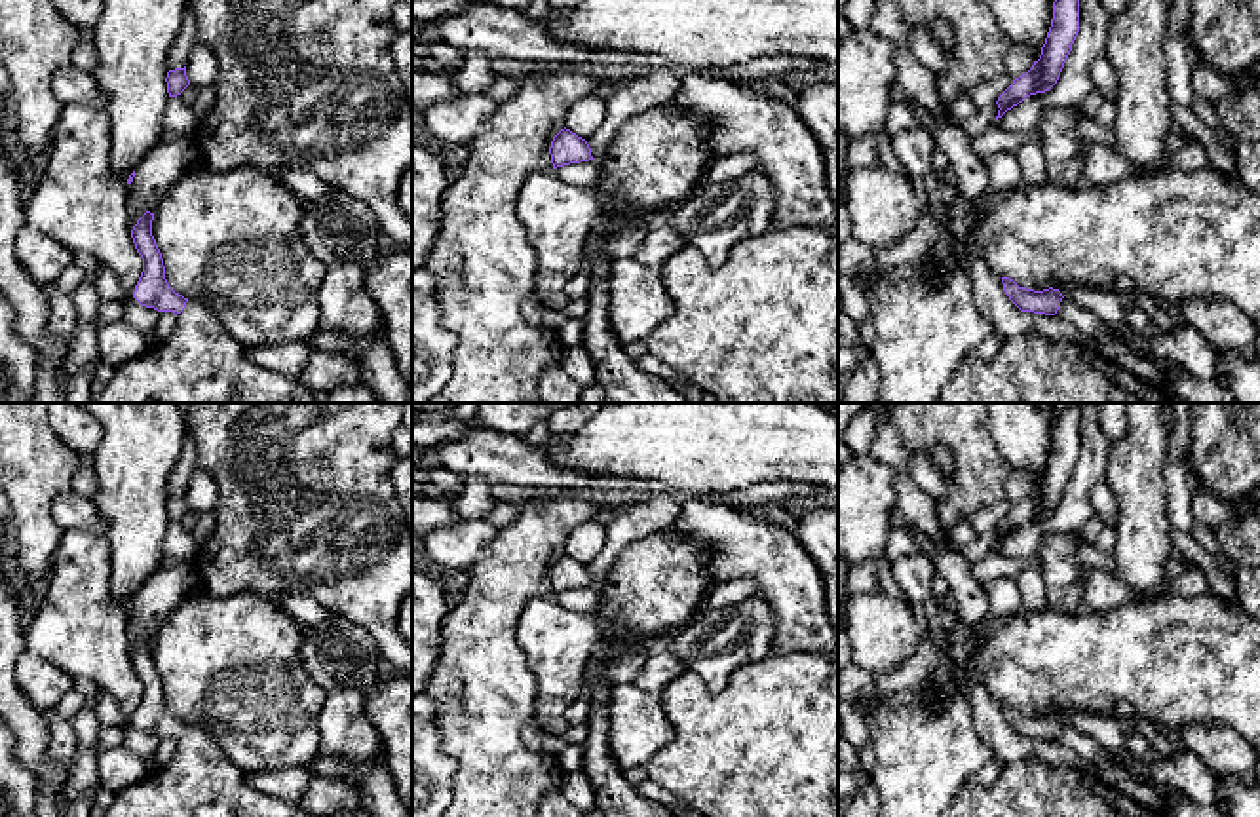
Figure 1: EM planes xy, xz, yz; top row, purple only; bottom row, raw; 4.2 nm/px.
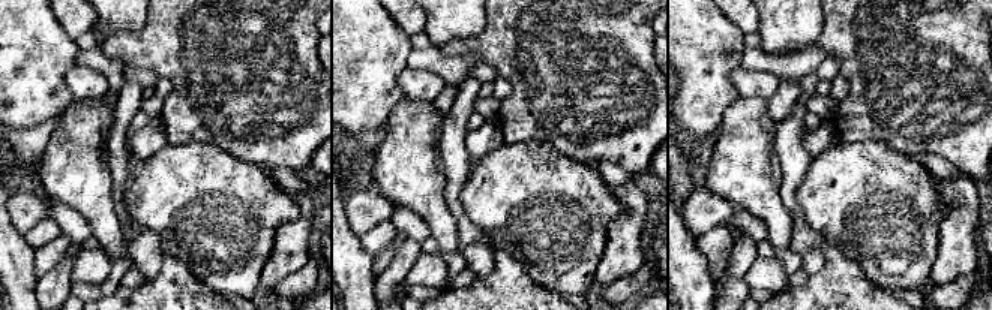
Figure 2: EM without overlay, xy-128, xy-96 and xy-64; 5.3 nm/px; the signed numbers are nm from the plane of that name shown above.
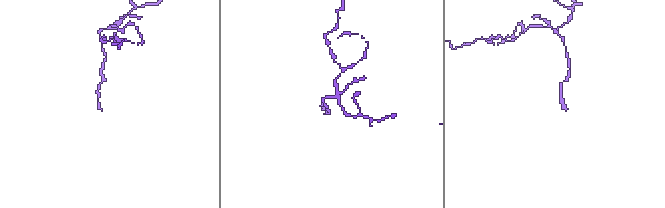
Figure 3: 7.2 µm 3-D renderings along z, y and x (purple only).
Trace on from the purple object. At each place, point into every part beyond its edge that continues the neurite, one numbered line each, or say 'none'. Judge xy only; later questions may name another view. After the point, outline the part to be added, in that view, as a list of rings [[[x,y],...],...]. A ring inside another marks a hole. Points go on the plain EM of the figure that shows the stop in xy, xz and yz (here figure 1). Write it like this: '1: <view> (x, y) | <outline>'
1: xy (198, 781) | [[[190,726],[177,739],[177,752],[154,766],[139,783],[114,794],[103,817],[310,817],[296,804],[260,792],[251,775],[232,764],[200,728]]]

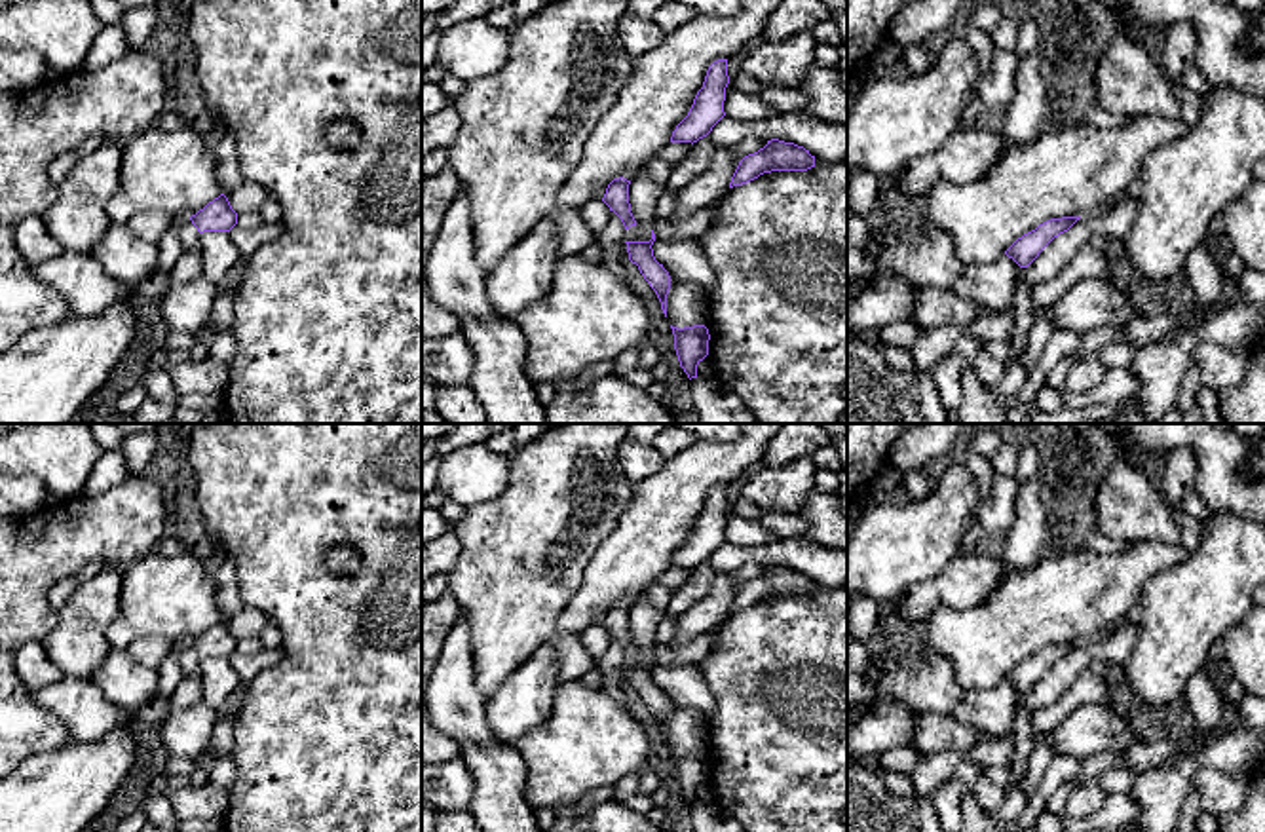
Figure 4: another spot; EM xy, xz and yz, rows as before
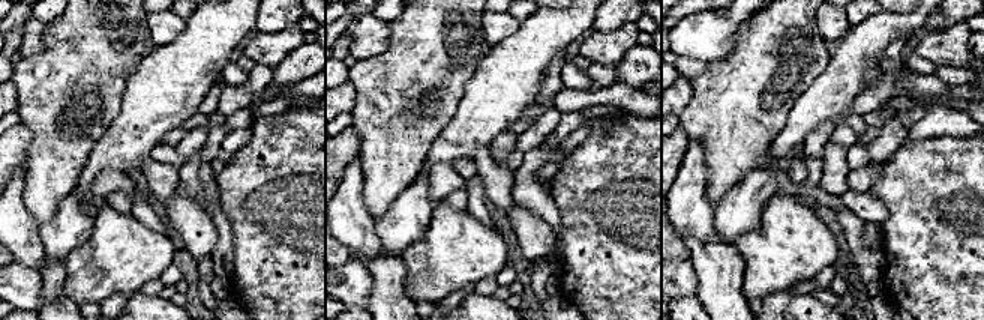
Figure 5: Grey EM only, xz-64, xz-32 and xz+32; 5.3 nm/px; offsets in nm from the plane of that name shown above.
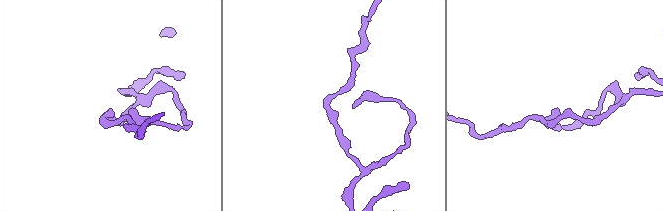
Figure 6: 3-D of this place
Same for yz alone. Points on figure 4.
none

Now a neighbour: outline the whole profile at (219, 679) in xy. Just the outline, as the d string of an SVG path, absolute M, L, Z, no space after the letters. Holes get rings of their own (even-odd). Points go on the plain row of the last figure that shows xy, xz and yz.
M228 657L199 659L201 701L218 710L239 688L239 676Z

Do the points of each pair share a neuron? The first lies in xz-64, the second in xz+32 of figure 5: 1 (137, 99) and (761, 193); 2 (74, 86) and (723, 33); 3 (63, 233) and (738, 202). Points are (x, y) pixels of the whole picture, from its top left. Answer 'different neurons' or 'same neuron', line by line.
1: different neurons
2: different neurons
3: same neuron

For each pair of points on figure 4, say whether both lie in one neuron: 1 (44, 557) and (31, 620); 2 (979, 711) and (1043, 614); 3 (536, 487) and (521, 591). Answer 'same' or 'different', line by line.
1: same
2: different
3: same

